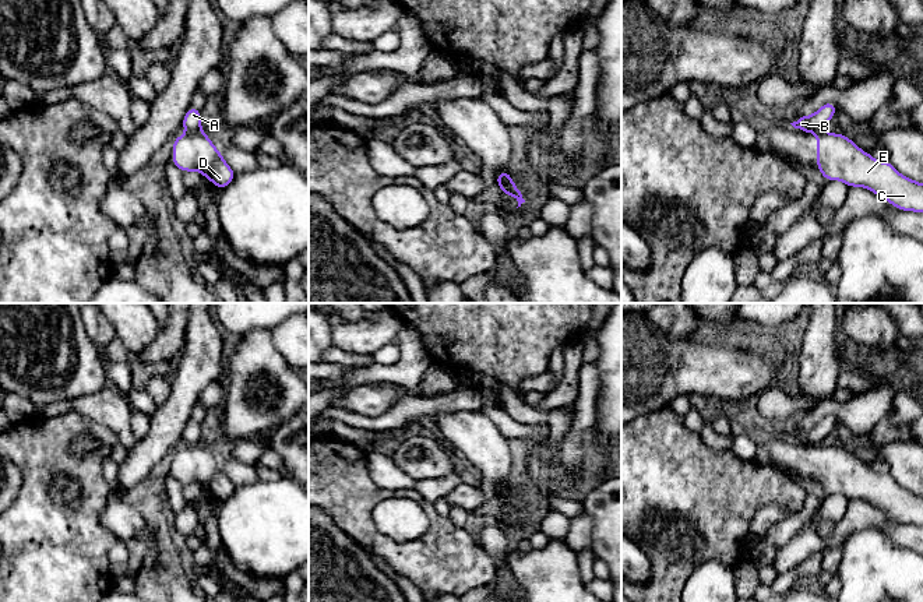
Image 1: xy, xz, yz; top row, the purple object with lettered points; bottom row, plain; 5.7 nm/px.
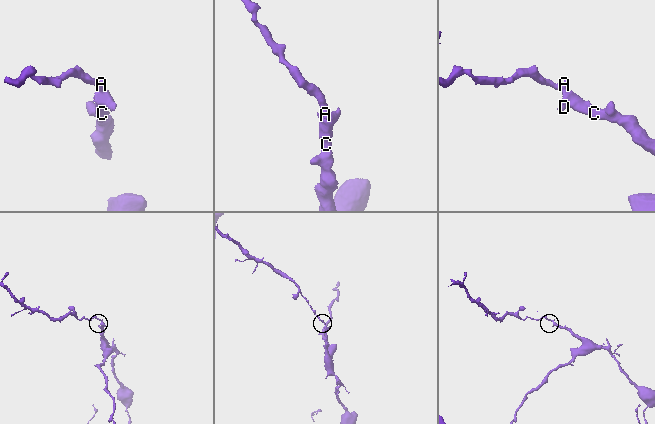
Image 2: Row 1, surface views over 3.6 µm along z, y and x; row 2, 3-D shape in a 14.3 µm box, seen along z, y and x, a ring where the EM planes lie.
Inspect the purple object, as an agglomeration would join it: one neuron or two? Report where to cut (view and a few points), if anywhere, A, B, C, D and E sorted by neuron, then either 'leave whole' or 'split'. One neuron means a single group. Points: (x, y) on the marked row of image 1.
cut xy (200, 129), (187, 133); groups A B / C D E; split

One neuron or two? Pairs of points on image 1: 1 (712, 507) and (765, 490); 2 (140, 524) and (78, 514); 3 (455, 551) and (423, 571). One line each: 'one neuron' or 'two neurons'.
1: one neuron
2: two neurons
3: one neuron

